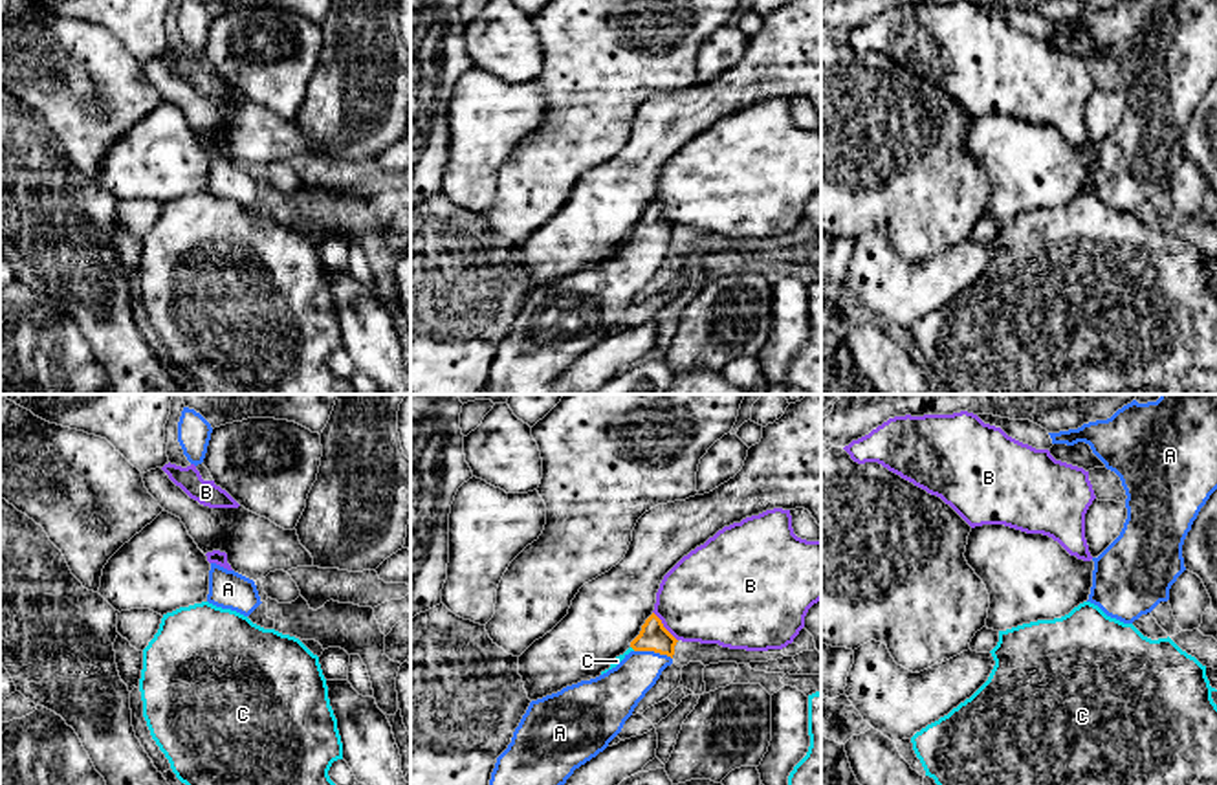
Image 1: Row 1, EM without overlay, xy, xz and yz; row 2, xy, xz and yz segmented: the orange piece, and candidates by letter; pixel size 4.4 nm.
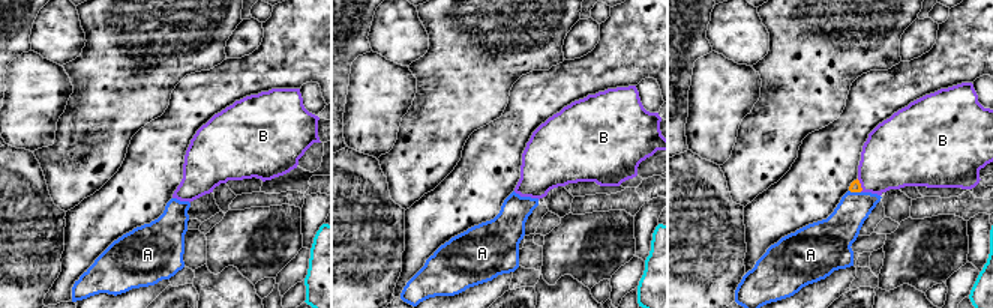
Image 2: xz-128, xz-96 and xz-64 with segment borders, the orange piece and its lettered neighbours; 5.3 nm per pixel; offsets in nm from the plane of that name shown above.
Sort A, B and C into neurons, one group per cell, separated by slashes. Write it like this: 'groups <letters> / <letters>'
groups A / B / C

